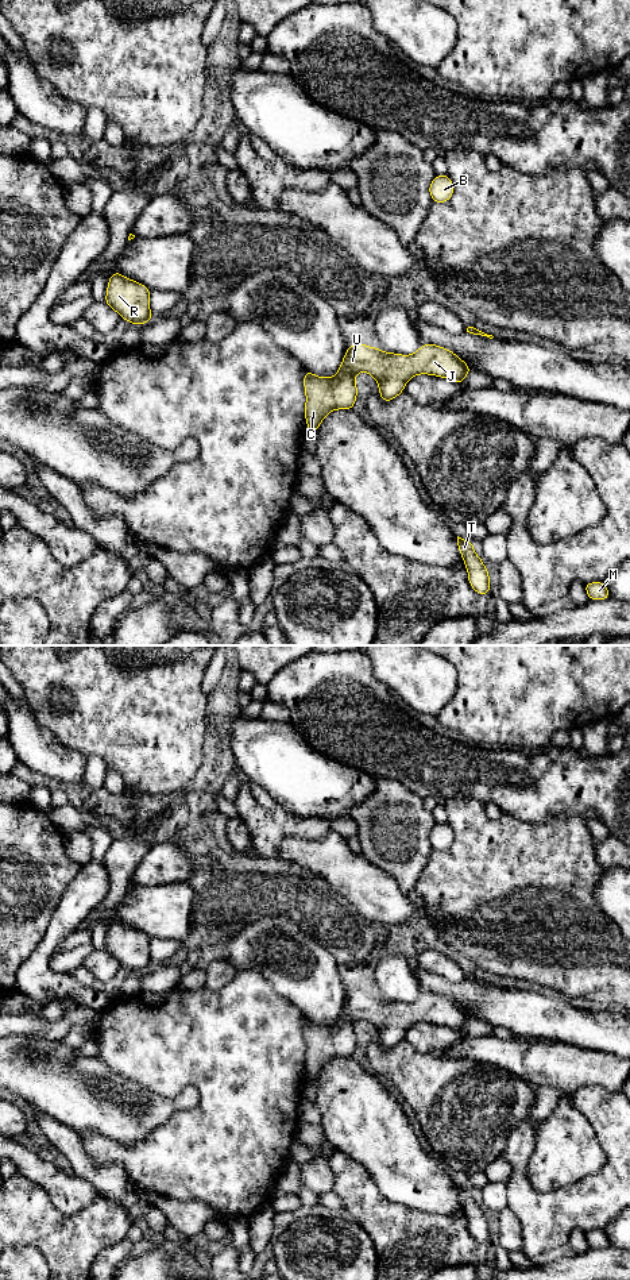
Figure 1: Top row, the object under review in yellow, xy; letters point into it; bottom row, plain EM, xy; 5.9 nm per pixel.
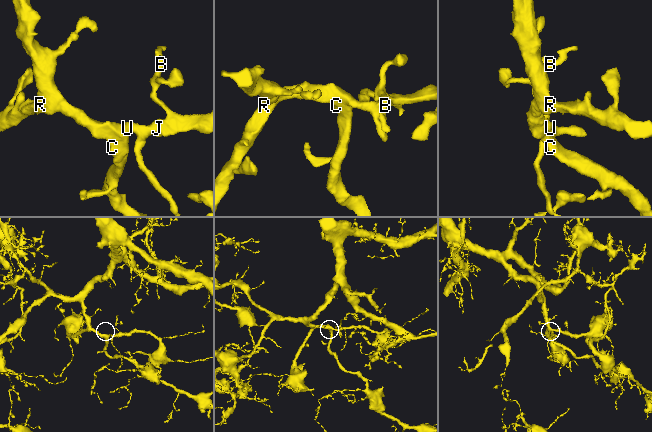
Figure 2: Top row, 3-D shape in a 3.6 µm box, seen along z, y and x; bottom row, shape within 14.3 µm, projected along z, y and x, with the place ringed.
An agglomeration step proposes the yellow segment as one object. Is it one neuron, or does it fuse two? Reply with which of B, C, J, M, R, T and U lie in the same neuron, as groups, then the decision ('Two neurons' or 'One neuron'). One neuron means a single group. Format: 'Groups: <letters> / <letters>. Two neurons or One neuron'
Groups: B C J M R T U. One neuron

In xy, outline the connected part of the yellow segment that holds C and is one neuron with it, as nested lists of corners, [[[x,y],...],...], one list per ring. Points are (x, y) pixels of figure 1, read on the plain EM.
[[[349,992],[339,1019],[332,1026],[317,1025],[309,1018],[304,1023],[309,1082],[317,1080],[329,1060],[353,1057],[357,1044],[355,1025],[360,1019],[376,1028],[380,1046],[387,1050],[399,1044],[414,1023],[429,1022],[464,1032],[472,1017],[452,999],[436,992],[422,992],[411,1003],[383,1001],[367,992]]]

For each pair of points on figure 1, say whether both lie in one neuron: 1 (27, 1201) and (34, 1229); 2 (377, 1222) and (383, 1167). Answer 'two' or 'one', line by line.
1: one
2: two

